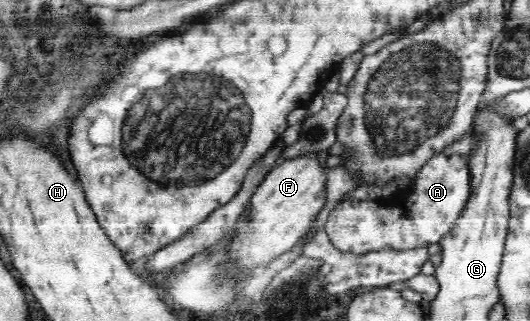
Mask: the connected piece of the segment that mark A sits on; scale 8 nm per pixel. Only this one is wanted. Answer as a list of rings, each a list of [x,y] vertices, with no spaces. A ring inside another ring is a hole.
[[[476,123],[470,131],[467,131],[461,139],[455,140],[446,146],[444,150],[436,153],[418,171],[413,180],[414,190],[406,198],[404,205],[393,206],[382,200],[358,200],[346,199],[340,201],[329,212],[325,223],[325,231],[332,241],[332,245],[342,252],[353,252],[354,254],[368,254],[376,250],[414,250],[420,246],[428,247],[430,244],[438,243],[453,229],[454,222],[461,217],[465,206],[472,196],[472,156],[480,148],[480,133],[476,130]]]

